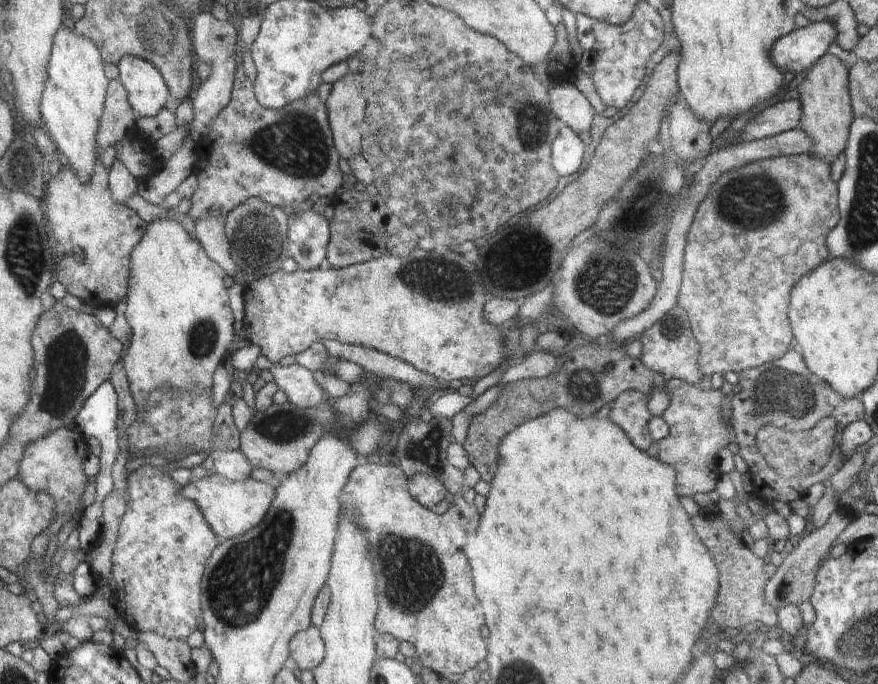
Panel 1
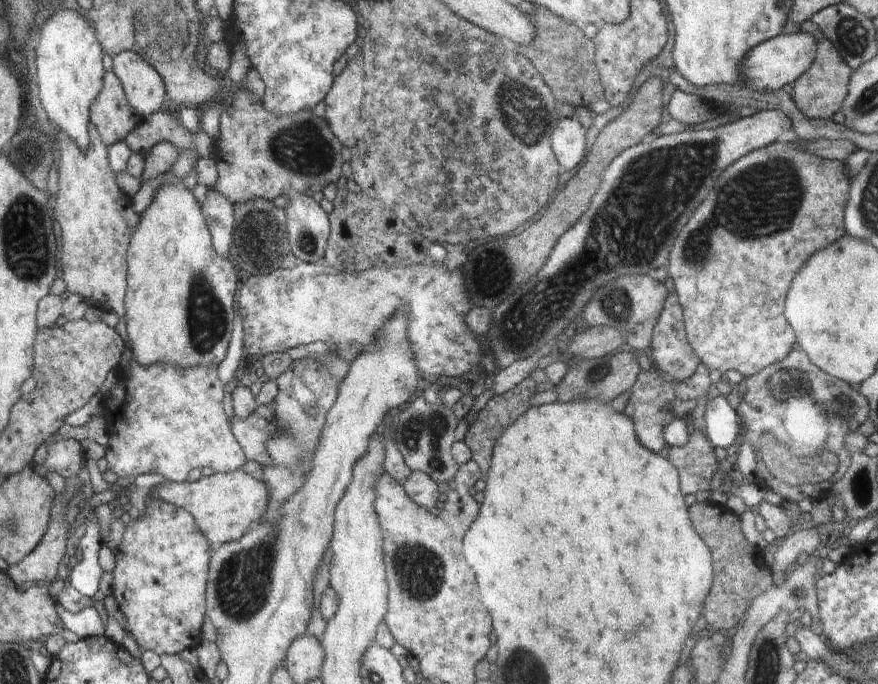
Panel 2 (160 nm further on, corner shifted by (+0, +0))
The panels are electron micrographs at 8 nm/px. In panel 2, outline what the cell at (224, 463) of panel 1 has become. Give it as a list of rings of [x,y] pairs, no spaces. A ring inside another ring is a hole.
[[[132,354],[130,364],[124,368],[116,366],[114,375],[116,382],[106,394],[101,412],[109,438],[105,448],[107,470],[130,479],[140,474],[153,473],[157,477],[181,483],[194,468],[210,466],[216,473],[229,473],[245,464],[245,452],[242,452],[243,448],[240,448],[240,443],[231,430],[225,408],[222,408],[223,382],[220,380],[218,366],[184,368],[165,362],[144,366],[137,363]]]

